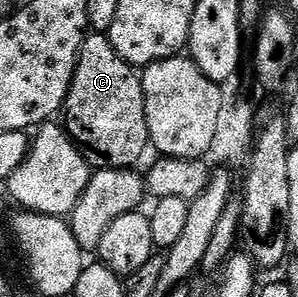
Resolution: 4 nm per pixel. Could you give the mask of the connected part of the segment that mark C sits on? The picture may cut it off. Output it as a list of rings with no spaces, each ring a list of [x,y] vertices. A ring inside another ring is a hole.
[[[92,32],[85,37],[84,43],[80,46],[80,54],[76,58],[76,71],[64,101],[62,125],[93,171],[127,170],[135,167],[135,162],[143,156],[144,149],[149,149],[146,104],[140,80],[141,75],[132,65],[122,60],[118,52],[114,52],[114,44],[110,44],[107,33]]]

